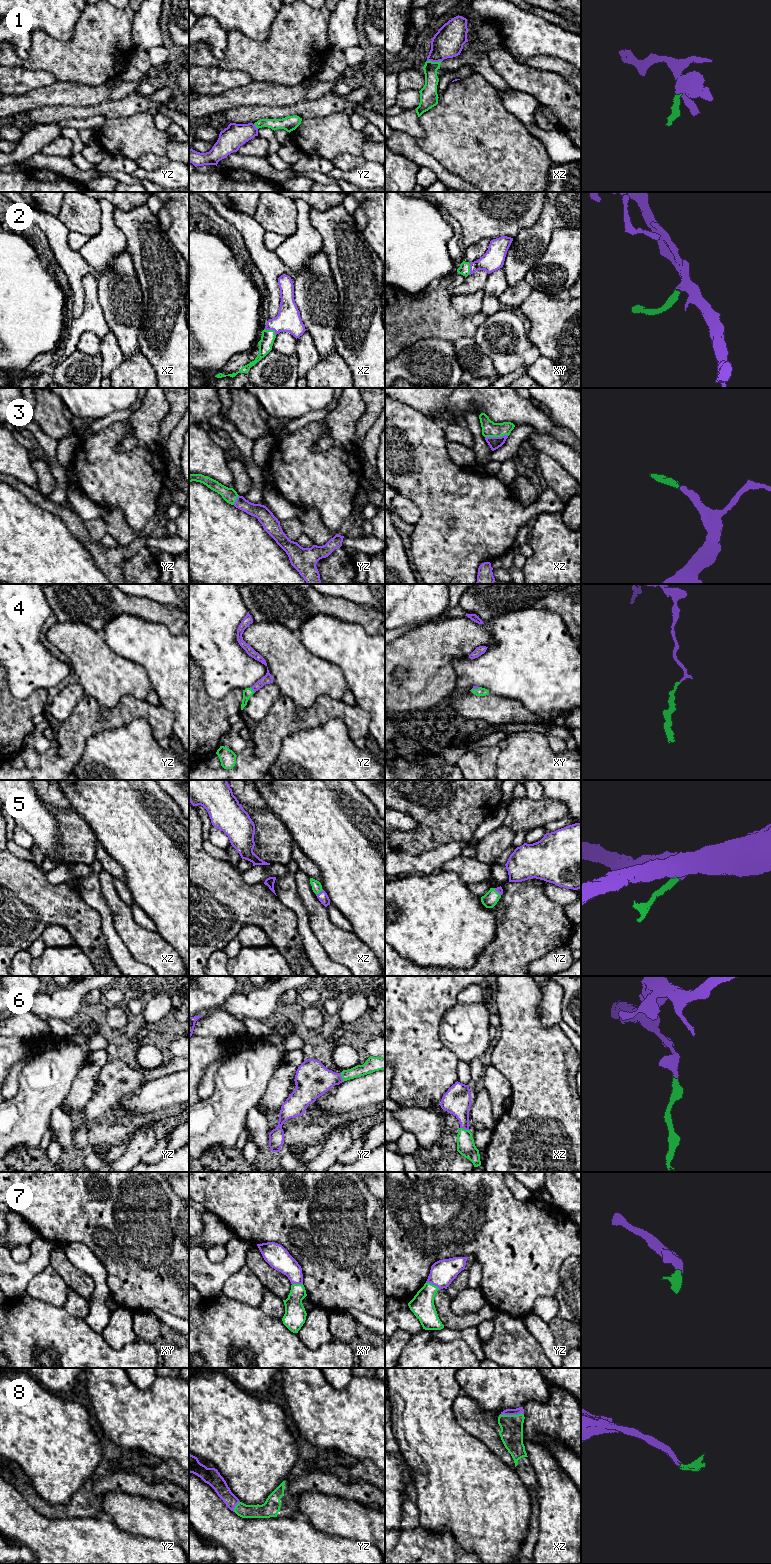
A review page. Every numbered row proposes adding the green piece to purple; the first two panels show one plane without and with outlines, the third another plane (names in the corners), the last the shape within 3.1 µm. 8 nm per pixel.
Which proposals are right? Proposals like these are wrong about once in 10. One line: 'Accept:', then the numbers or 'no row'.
Accept: 2, 3, 4, 5, 6, 7, 8

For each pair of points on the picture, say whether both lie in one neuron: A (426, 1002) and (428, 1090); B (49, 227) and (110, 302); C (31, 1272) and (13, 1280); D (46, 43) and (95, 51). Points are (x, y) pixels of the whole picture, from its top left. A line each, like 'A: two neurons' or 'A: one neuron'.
A: one neuron
B: one neuron
C: one neuron
D: one neuron

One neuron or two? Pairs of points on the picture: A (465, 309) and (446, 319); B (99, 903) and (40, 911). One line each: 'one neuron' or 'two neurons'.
A: two neurons
B: two neurons

